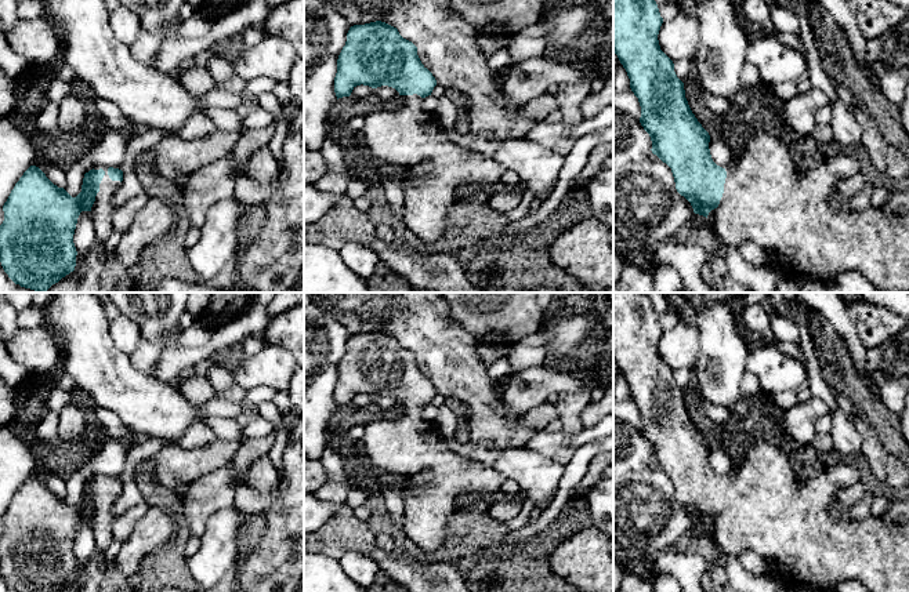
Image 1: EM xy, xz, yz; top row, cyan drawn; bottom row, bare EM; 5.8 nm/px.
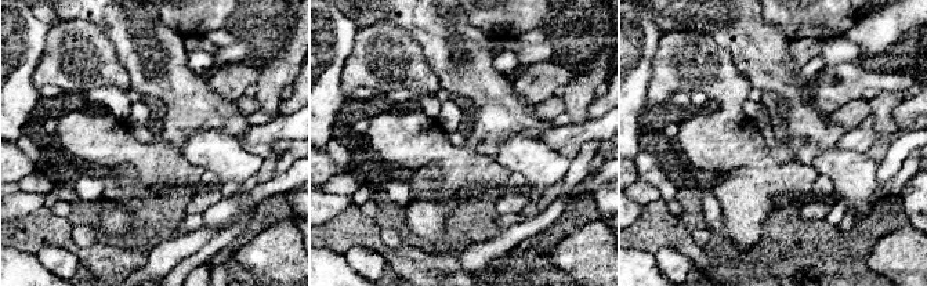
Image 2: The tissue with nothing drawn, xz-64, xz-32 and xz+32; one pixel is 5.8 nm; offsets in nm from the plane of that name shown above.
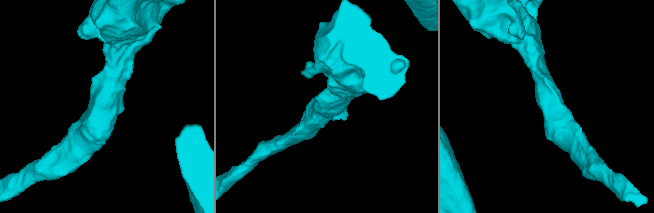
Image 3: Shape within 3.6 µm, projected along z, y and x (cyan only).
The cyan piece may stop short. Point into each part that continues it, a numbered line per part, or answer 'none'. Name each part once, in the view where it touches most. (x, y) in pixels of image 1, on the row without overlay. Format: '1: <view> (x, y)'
1: xy (101, 520)

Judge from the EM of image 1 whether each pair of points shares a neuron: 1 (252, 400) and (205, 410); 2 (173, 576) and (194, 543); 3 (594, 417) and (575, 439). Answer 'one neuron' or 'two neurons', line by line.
1: one neuron
2: two neurons
3: two neurons

